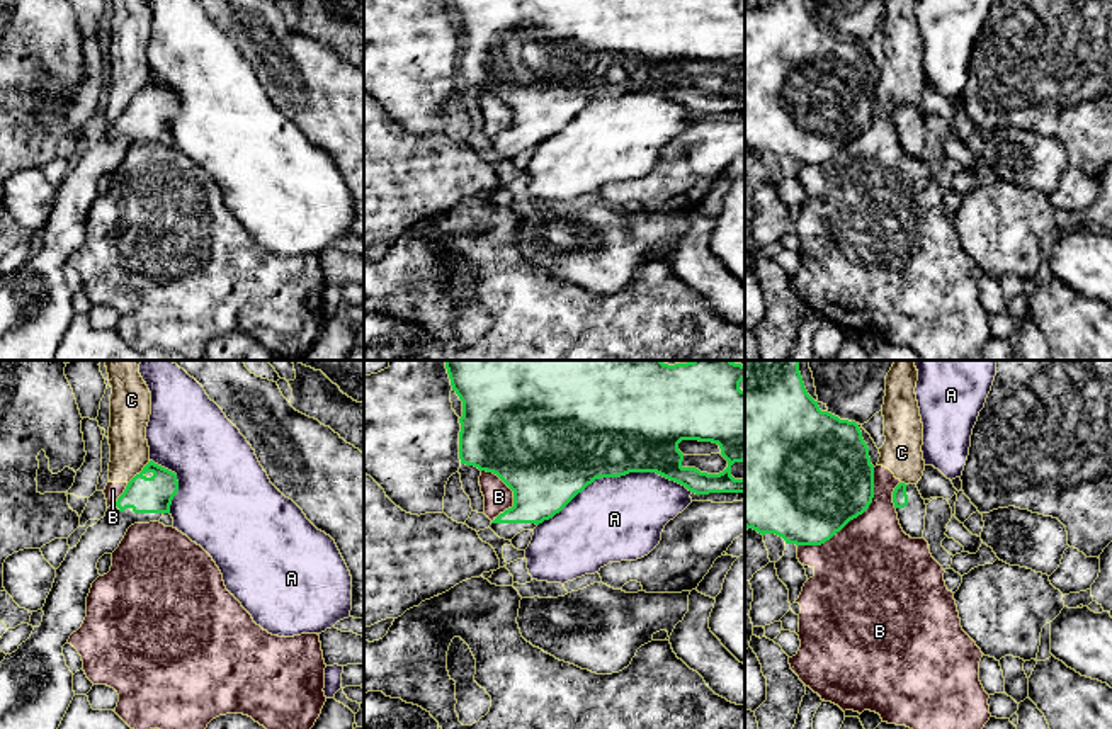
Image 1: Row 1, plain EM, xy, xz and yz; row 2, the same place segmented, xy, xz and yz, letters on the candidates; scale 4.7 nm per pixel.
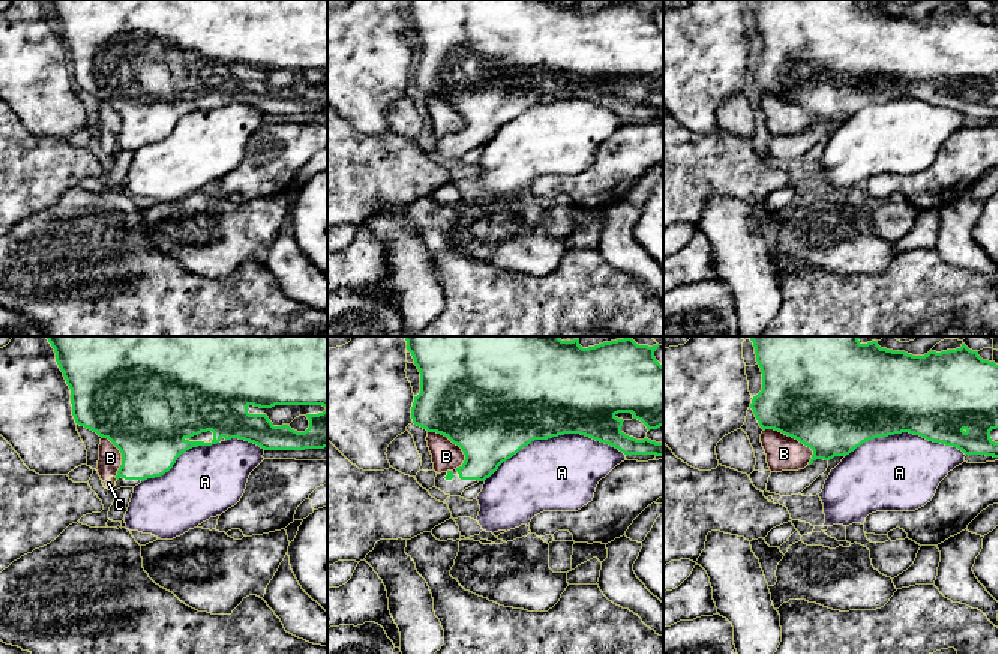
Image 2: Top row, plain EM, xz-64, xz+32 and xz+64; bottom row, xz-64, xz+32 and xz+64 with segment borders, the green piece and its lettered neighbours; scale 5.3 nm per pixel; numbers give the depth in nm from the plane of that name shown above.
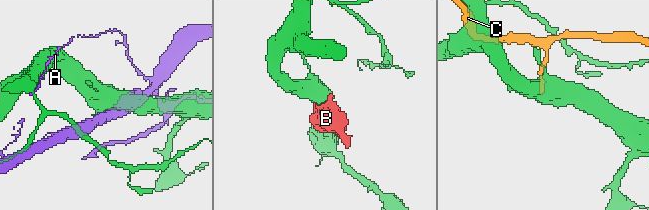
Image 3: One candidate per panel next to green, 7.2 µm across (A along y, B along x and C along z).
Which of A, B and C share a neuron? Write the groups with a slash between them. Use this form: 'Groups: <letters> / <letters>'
Groups: A / B C

